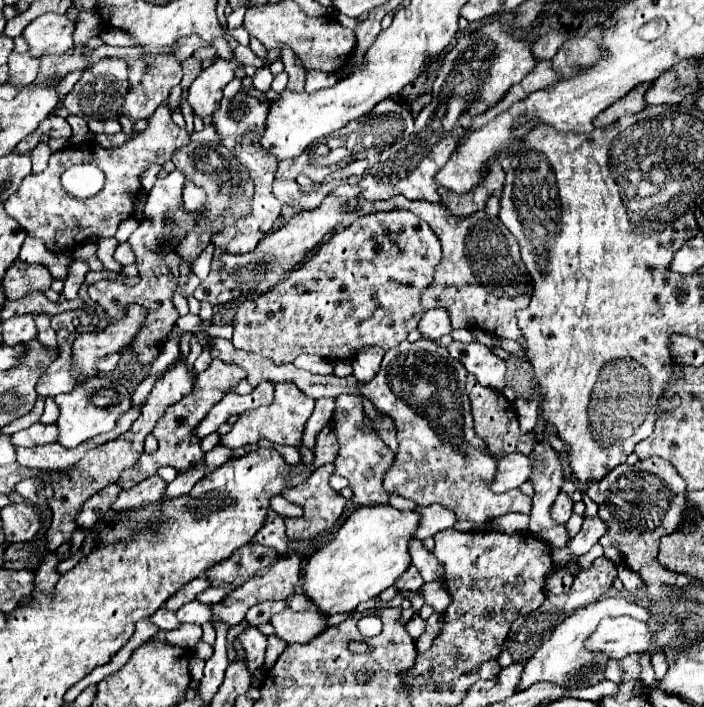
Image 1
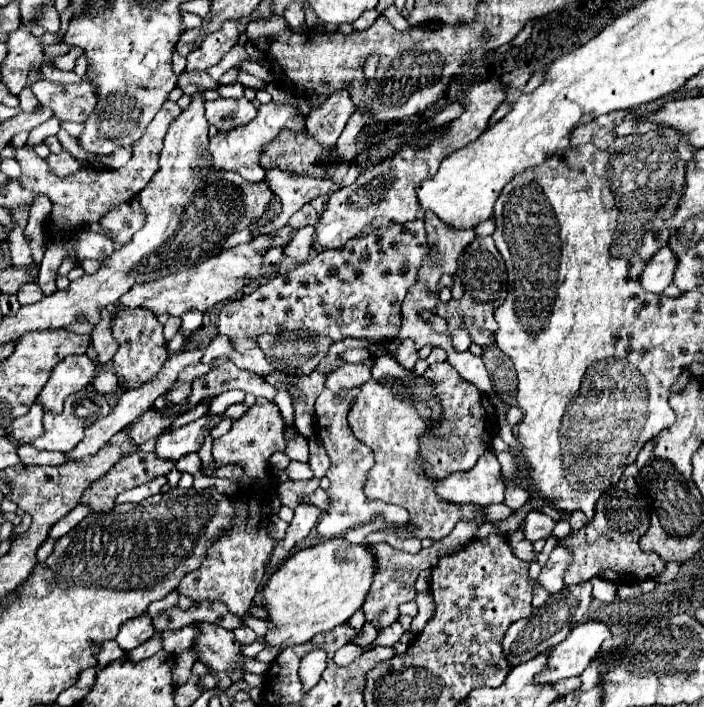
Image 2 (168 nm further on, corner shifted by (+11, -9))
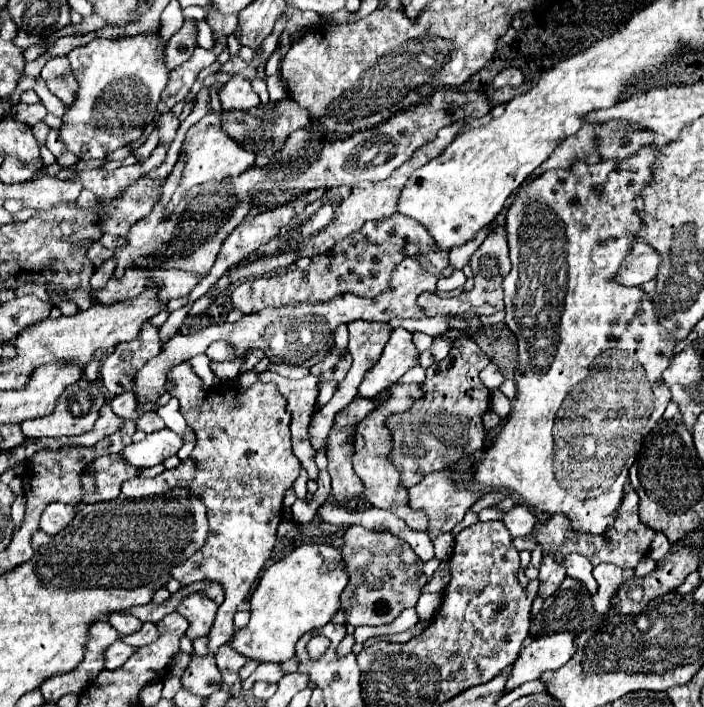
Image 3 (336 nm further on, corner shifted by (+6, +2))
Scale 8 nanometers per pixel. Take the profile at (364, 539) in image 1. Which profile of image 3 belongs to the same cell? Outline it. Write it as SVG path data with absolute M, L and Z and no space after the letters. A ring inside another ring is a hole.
M316 543L316 545L300 545L292 553L288 553L284 559L268 567L256 587L256 591L250 597L250 621L244 629L238 629L232 639L230 647L238 651L240 655L254 659L258 663L270 661L270 663L284 663L290 657L294 657L294 647L298 639L314 631L330 621L330 617L340 609L338 597L342 589L346 587L346 571L342 565L340 549L334 549L330 543Z

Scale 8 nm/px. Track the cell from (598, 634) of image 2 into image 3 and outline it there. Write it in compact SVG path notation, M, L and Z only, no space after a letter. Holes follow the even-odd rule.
M576 633L544 635L522 647L508 673L506 691L512 691L526 681L538 679L544 671L562 667L574 655L574 637Z

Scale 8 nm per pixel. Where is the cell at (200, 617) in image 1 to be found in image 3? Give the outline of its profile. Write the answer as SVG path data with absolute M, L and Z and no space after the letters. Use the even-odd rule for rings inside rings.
M122 641L112 643L106 651L104 651L104 669L118 669L122 667L122 663L134 653L134 647L128 647Z

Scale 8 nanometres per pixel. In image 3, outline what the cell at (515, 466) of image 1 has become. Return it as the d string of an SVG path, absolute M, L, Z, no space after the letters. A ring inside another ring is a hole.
M438 471L438 473L432 473L428 475L426 479L422 479L418 485L410 487L408 489L408 505L412 509L422 509L428 517L428 533L430 537L434 539L436 535L440 533L446 533L446 531L452 531L452 527L456 523L460 523L466 515L466 511L472 507L474 501L478 501L482 495L480 493L472 493L468 491L462 481L458 483L452 483L452 475L448 471Z

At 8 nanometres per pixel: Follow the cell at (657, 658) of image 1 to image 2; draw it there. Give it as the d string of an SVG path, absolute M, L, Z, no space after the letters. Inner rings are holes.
M623 476L615 486L605 490L597 500L595 516L587 524L583 512L573 512L569 518L573 534L559 540L573 548L573 564L565 572L565 584L587 582L593 576L601 576L613 584L635 584L659 578L665 570L665 562L657 558L657 554L645 554L639 548L639 538L649 530L651 512L653 504L639 488L635 476Z

